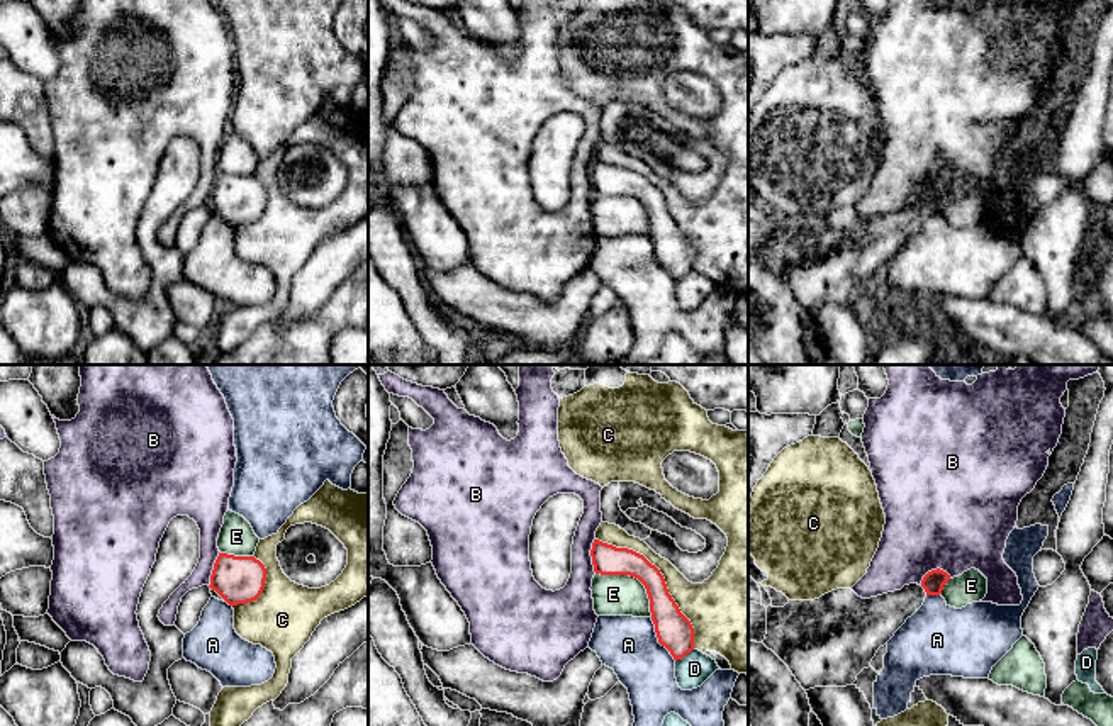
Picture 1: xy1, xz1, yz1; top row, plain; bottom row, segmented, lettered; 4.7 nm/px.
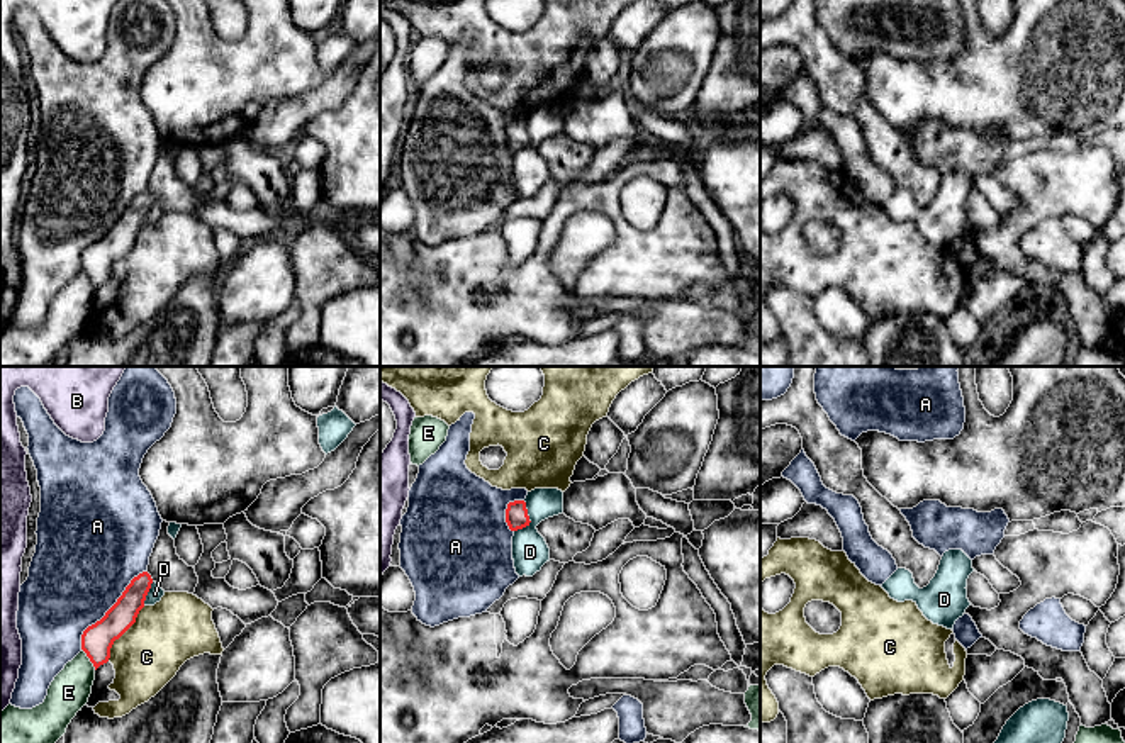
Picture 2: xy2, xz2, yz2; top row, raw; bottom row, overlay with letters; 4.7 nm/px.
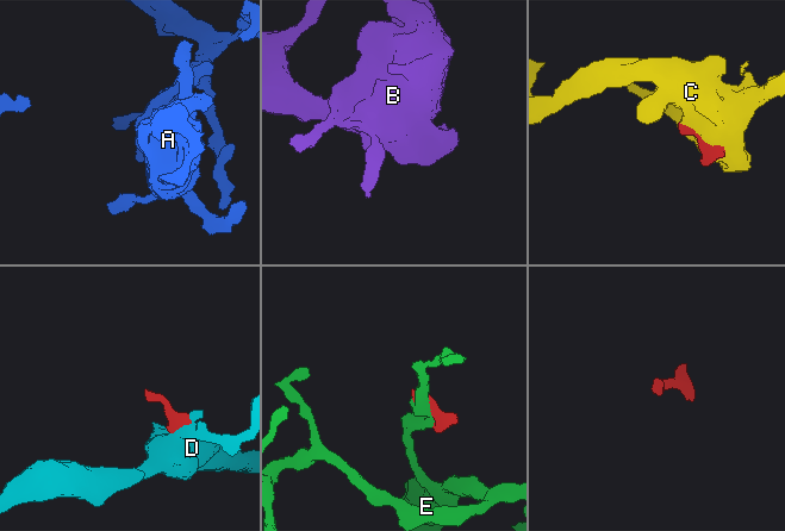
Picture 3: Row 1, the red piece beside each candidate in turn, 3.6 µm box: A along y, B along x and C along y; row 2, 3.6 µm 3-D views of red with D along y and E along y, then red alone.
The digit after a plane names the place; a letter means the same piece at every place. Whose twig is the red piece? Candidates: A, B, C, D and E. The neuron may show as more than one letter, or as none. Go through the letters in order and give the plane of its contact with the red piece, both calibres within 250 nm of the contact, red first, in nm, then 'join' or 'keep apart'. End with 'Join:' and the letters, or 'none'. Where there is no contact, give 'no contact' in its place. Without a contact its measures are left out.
A: xy2 | 150/460 nm | keep apart
B: yz1 | 100/480 nm | keep apart
C: xz1 | 170/220 nm | keep apart
D: xz2 | 110/180 nm | keep apart
E: xz1 | 140/190 nm | keep apart
Join: none

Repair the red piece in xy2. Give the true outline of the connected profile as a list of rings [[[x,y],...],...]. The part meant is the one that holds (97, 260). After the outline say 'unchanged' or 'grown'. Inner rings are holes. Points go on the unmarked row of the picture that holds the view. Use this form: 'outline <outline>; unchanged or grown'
outline [[[161,142],[148,190],[134,197],[105,236],[83,251],[81,270],[95,290],[109,282],[114,261],[136,243],[153,202],[160,204],[165,212],[195,212],[199,204],[195,188],[176,175],[168,146],[170,142]]]; grown

